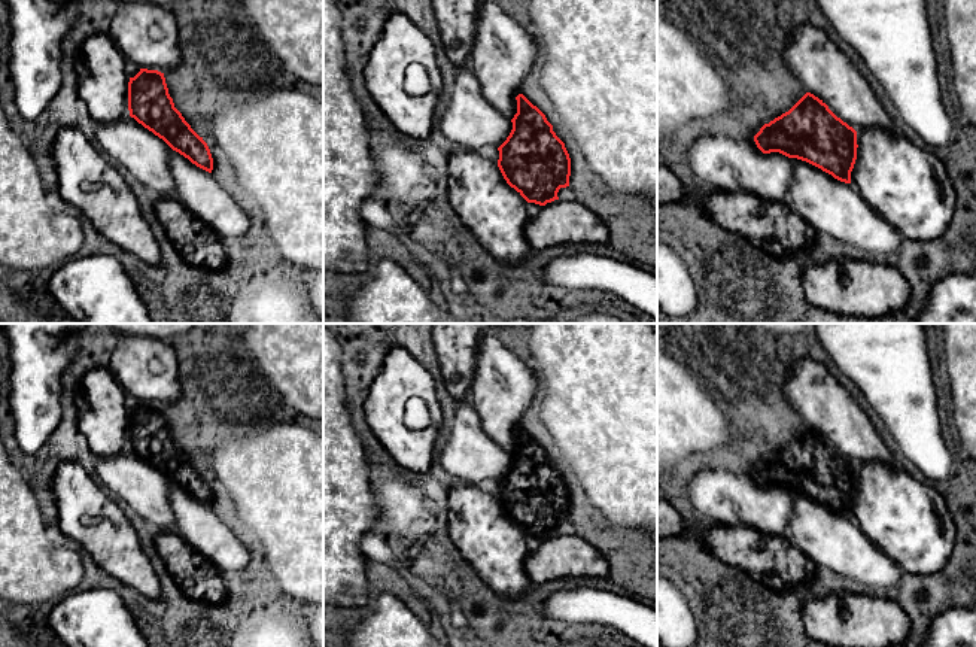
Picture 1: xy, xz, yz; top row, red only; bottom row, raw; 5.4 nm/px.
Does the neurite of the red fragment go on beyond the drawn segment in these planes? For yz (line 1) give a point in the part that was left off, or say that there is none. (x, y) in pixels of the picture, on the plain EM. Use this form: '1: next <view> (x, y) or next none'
1: next none

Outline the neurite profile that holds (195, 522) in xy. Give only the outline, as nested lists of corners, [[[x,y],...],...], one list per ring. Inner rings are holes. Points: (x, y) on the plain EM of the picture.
[[[170,486],[168,499],[174,513],[176,532],[195,552],[209,559],[215,569],[241,571],[250,562],[250,550],[215,514],[179,486]]]

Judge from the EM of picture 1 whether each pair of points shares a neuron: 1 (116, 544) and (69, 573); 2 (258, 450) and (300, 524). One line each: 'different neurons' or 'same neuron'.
1: different neurons
2: same neuron

